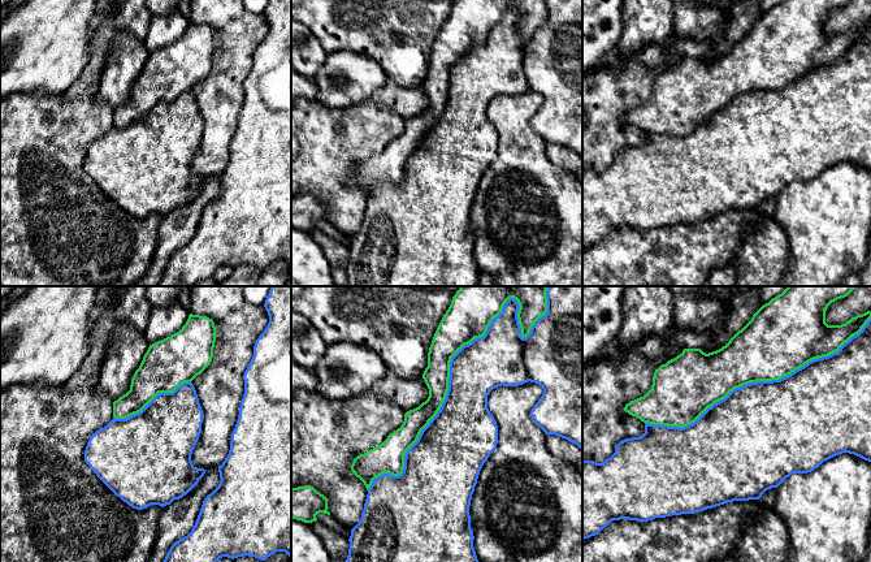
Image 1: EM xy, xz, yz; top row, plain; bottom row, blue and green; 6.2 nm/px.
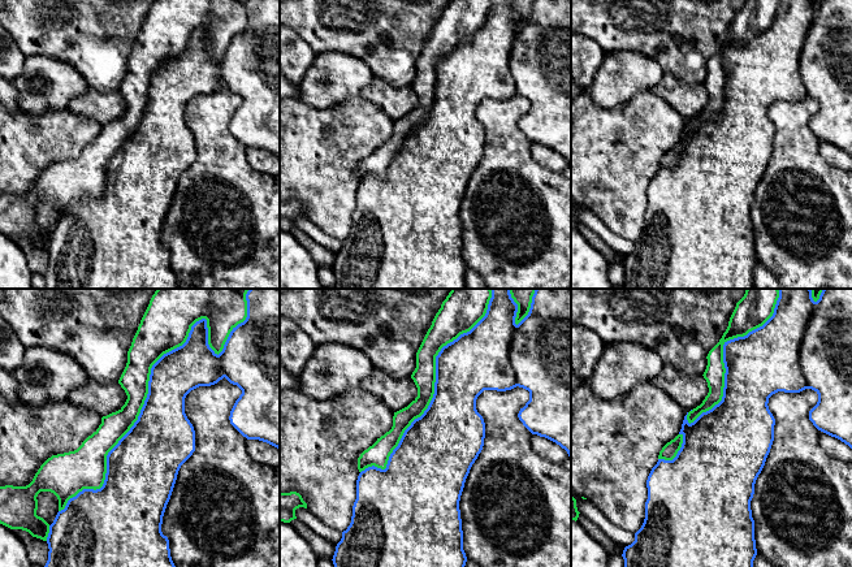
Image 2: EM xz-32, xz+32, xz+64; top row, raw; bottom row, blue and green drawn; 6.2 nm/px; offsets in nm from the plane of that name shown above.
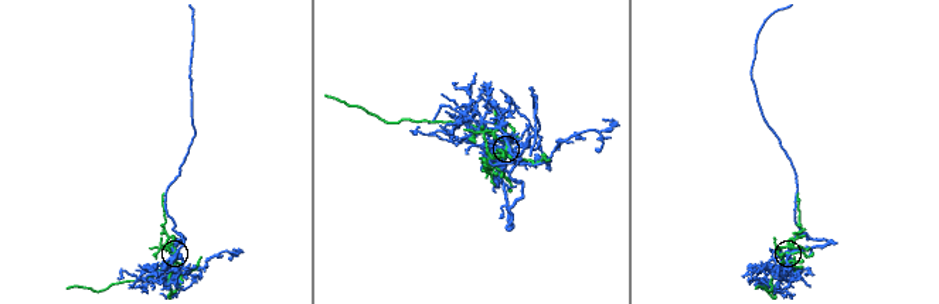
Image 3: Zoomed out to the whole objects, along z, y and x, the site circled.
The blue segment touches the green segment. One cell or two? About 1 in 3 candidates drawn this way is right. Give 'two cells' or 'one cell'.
two cells

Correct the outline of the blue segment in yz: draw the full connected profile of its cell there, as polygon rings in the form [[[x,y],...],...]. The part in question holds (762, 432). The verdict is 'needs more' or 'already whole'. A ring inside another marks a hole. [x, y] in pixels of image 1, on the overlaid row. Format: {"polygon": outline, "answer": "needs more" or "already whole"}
{"polygon": [[[871,319],[838,351],[814,359],[780,380],[757,381],[736,388],[724,399],[708,407],[694,423],[684,428],[645,423],[642,436],[620,441],[615,453],[603,463],[582,461],[582,540],[598,535],[612,520],[647,522],[655,518],[694,514],[733,501],[759,500],[766,490],[777,488],[792,474],[811,472],[824,461],[842,453],[854,454],[871,462]]], "answer": "already whole"}

